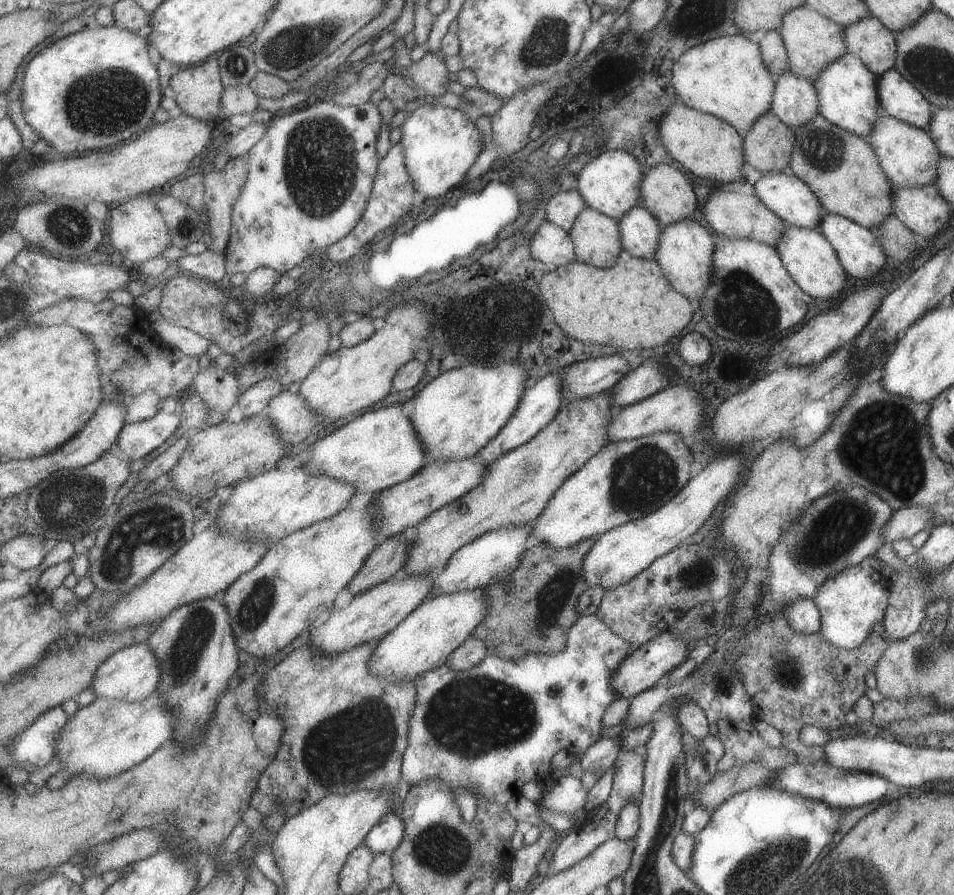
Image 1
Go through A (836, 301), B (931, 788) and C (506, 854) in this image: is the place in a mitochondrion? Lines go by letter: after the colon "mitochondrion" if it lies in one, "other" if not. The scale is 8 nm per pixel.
A: other
B: other
C: other

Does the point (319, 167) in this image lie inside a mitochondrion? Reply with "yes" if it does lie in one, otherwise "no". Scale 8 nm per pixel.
yes

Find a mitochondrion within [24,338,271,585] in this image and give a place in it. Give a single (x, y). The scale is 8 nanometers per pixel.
(162, 532)

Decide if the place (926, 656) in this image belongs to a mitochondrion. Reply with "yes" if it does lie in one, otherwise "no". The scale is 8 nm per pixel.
yes

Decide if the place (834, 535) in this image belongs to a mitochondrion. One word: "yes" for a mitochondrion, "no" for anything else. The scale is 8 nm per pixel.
yes

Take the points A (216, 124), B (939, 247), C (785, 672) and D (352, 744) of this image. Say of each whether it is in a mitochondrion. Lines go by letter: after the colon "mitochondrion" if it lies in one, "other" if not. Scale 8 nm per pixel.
A: other
B: other
C: mitochondrion
D: mitochondrion

